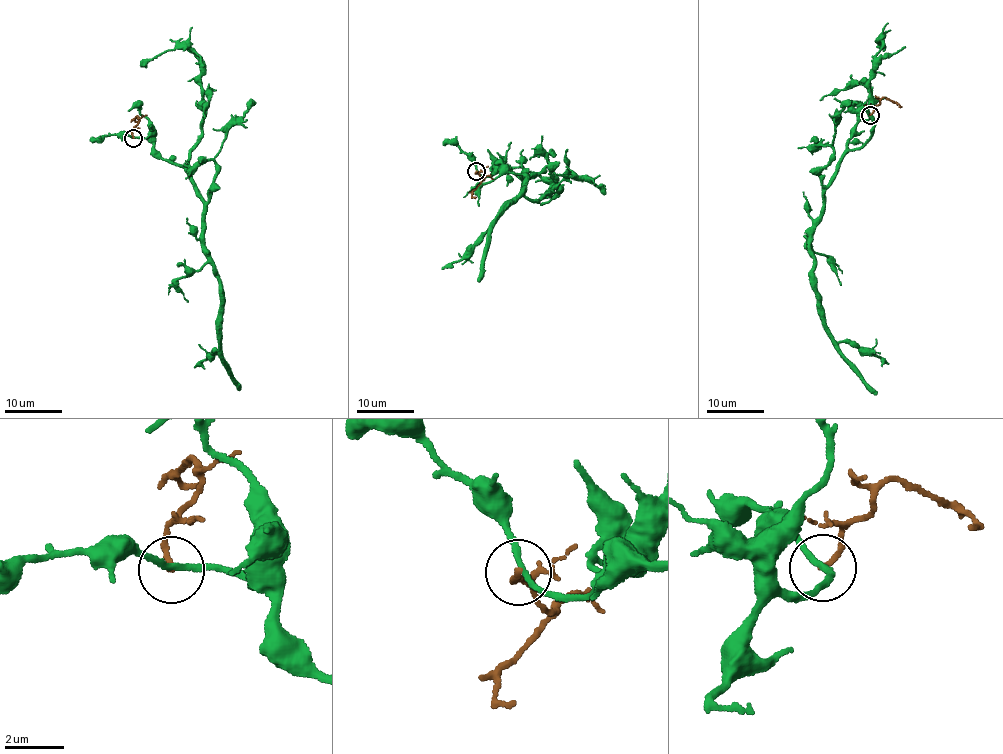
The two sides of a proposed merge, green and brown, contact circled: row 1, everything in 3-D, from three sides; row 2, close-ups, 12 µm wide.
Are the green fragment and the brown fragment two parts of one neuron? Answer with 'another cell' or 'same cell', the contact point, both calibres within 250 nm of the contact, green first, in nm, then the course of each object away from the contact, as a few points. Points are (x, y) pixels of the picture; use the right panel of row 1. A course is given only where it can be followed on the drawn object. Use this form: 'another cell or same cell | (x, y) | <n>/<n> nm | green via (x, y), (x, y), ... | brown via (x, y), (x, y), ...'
another cell | (870, 115) | 190/180 nm | green via (870, 114), (860, 120), (834, 180), (825, 188), (810, 255), (823, 329), (837, 342), (888, 363) | brown via (870, 114), (884, 97), (899, 106)

